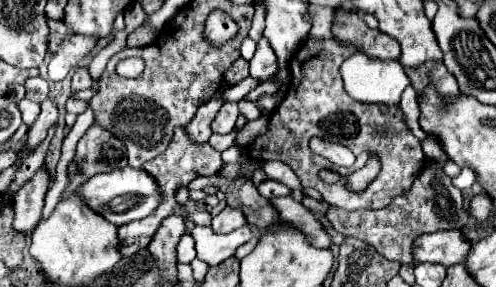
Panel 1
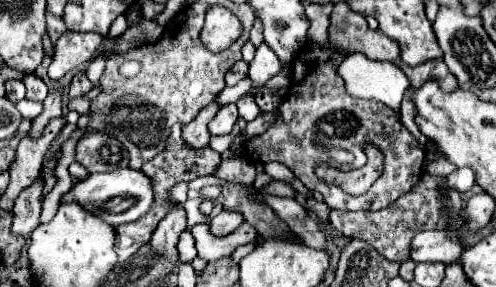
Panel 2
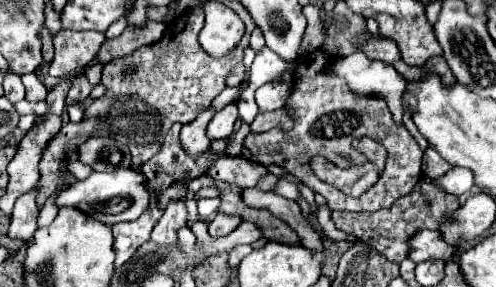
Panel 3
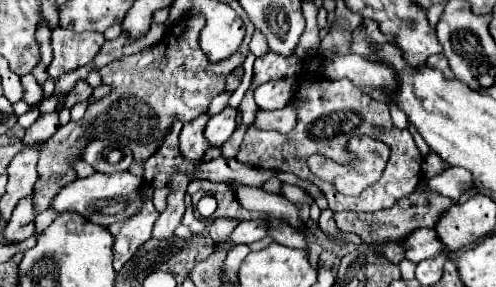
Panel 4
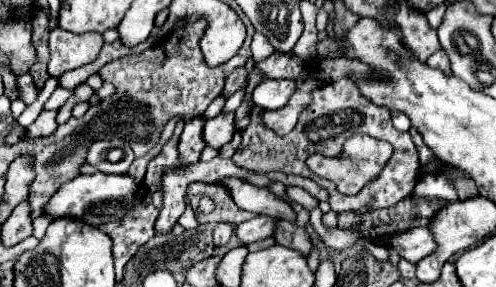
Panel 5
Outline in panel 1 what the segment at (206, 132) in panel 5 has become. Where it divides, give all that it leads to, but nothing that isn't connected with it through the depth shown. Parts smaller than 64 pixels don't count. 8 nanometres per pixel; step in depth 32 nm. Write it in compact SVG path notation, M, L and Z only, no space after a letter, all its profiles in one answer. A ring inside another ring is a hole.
M228 102L220 108L220 112L214 118L214 122L210 124L210 128L214 134L228 134L234 130L236 118L238 118L238 106L234 102Z

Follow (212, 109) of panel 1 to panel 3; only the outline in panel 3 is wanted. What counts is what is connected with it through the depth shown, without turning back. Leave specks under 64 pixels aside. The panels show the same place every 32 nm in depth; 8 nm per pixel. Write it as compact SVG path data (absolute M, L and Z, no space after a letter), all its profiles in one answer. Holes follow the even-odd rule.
M208 108L204 110L196 120L192 120L190 124L184 124L182 126L182 132L180 132L180 142L182 142L182 148L184 152L188 152L188 156L196 158L200 154L204 154L208 148L210 148L210 140L204 132L204 128L208 126L208 120L214 116L214 110Z

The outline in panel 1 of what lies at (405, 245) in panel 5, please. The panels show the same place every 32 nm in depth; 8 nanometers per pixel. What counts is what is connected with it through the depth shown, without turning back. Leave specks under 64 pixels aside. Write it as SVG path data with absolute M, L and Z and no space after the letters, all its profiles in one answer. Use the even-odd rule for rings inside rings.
M438 230L420 234L414 240L414 260L416 262L436 262L450 264L464 262L464 256L470 250L470 242L462 236L460 230Z

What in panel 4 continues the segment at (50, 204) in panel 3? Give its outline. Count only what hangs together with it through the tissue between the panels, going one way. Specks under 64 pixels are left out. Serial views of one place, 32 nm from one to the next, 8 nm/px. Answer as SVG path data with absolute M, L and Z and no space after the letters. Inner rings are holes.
M48 208L48 210L44 210L40 216L36 216L36 222L34 222L34 224L36 224L36 236L38 236L40 232L44 232L44 230L46 230L46 226L48 226L54 218L56 218L56 214L54 214L50 208Z

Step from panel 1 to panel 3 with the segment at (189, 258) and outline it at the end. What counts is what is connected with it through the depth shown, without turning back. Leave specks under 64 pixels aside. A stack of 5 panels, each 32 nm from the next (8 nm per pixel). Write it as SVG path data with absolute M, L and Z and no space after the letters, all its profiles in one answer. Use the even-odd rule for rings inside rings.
M188 226L180 228L177 235L179 240L179 248L181 248L182 252L188 256L194 253L194 243L196 242L196 237L190 228Z

